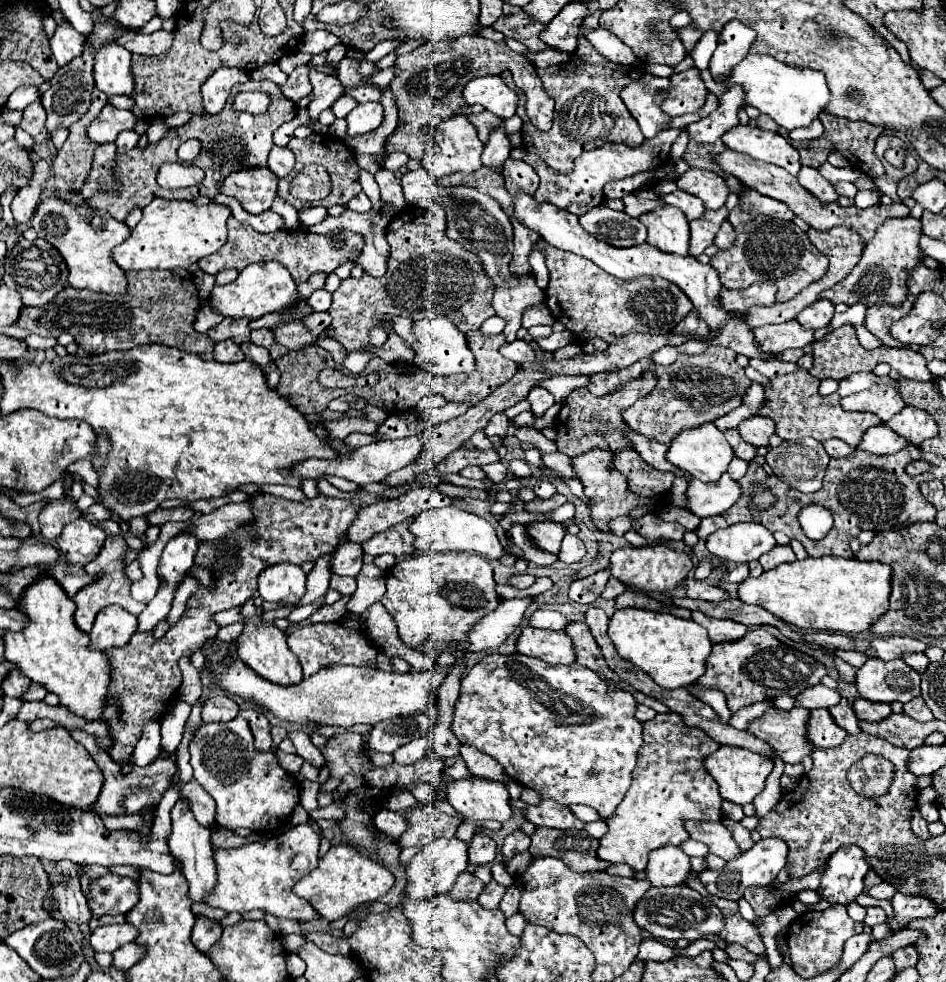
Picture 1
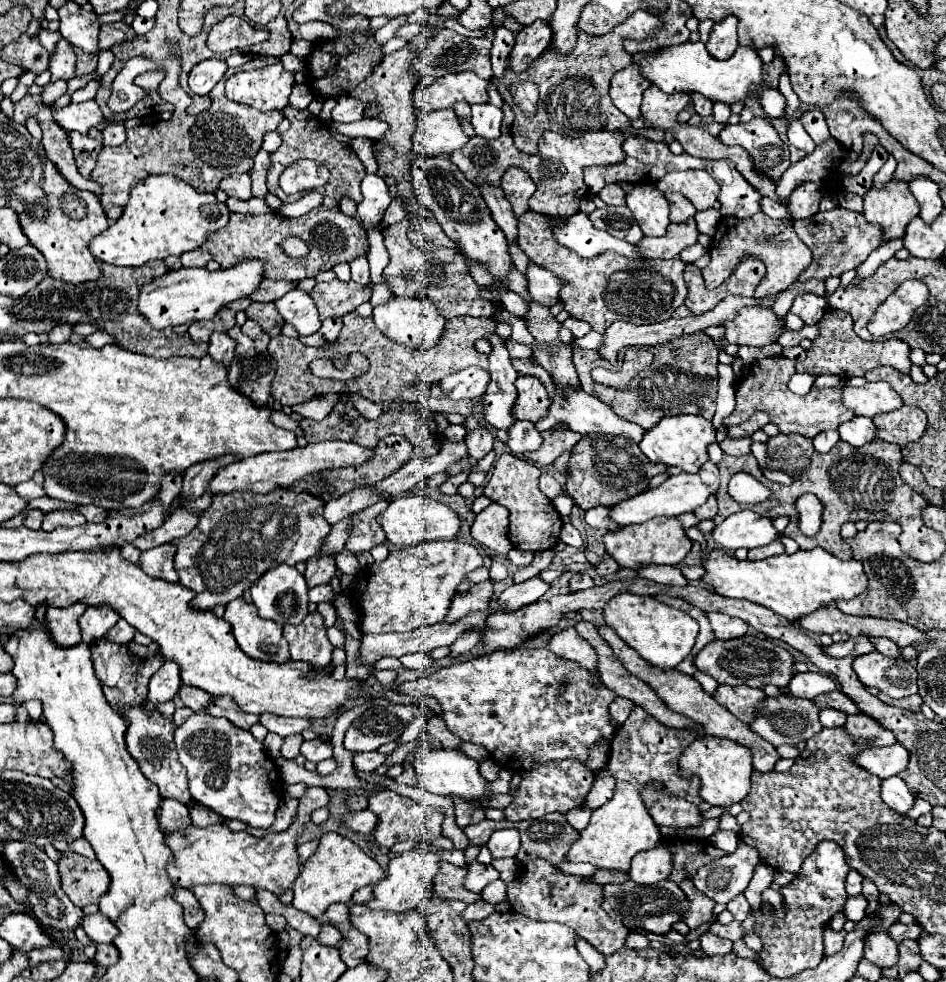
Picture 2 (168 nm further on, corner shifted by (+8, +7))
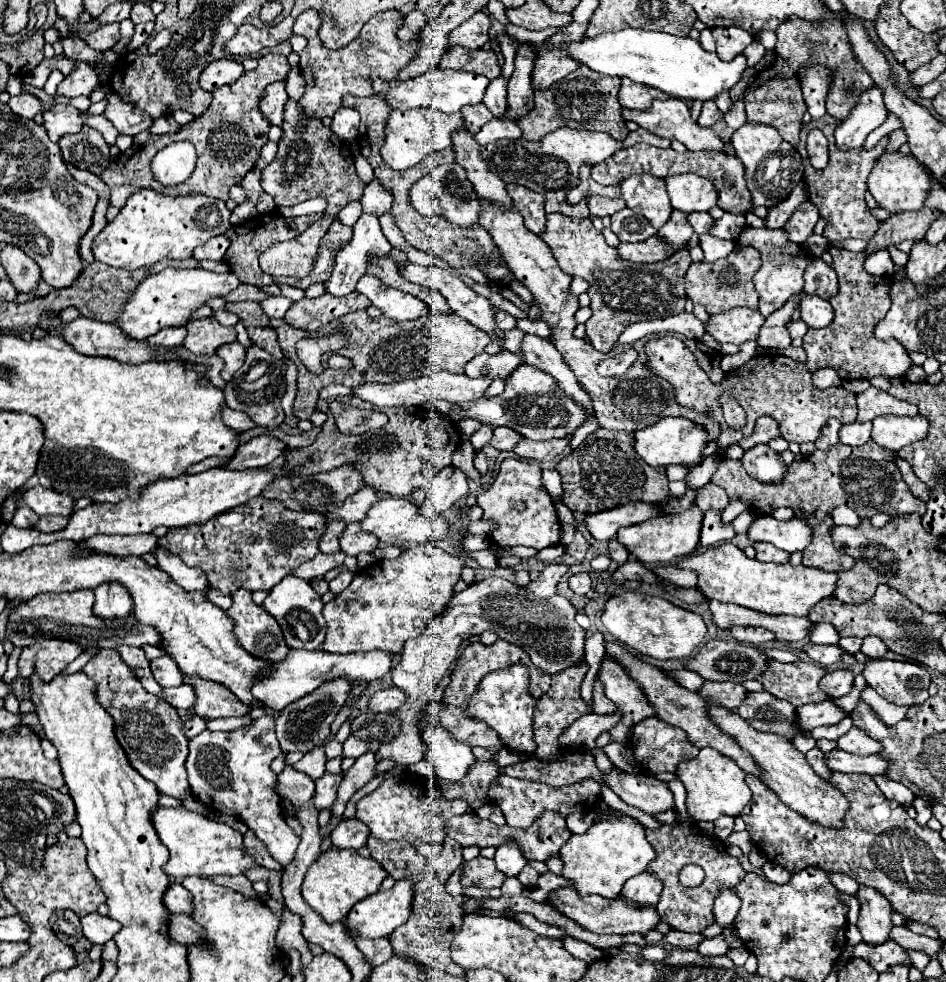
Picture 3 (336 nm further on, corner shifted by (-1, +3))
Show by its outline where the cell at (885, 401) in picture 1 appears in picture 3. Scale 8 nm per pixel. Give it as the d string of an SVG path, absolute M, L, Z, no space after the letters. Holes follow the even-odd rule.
M868 388L866 392L860 392L856 396L858 400L858 422L868 422L874 420L876 416L884 414L898 414L898 416L916 416L918 408L910 402L896 400L888 392L880 388Z

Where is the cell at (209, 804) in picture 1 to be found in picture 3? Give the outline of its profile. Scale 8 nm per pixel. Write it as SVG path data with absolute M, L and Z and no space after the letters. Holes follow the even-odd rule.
M100 650L86 666L84 672L96 682L98 700L108 708L116 720L116 736L124 752L128 752L130 764L150 782L156 784L160 794L184 800L190 794L188 774L186 774L186 756L188 756L188 738L184 734L184 722L166 700L160 700L144 692L136 674L120 660L116 650Z

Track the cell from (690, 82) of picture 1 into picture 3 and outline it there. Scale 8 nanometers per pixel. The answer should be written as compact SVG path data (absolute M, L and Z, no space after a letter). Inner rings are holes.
M668 98L668 100L654 100L652 106L648 108L648 112L640 112L640 110L628 110L624 108L622 114L626 120L636 122L638 126L642 126L644 130L658 134L660 138L668 138L668 140L678 140L682 144L686 144L688 150L692 152L720 152L720 154L730 154L726 152L724 142L718 138L718 134L710 128L700 128L692 118L690 118L690 108L686 106L684 100L678 98Z

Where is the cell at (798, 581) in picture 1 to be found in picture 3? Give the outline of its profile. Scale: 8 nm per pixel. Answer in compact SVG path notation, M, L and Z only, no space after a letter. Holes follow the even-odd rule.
M730 542L708 548L704 554L688 556L678 562L680 568L690 568L698 572L698 590L718 602L732 602L764 614L788 614L788 616L808 616L808 612L824 598L836 592L838 572L824 572L820 568L808 568L804 564L766 564L760 560L750 560L743 550Z

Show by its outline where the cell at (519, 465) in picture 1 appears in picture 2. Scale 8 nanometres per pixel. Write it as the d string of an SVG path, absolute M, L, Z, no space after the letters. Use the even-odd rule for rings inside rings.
M509 452L501 454L499 460L493 466L493 474L489 482L483 488L483 496L487 496L491 502L501 504L509 508L509 540L513 542L515 548L519 550L549 550L559 542L559 532L561 532L561 516L553 508L551 500L545 498L539 490L539 477L541 471L529 460L517 458Z

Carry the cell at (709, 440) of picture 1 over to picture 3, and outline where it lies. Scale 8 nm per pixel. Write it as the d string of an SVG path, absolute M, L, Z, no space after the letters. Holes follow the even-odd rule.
M662 418L654 426L648 426L644 430L636 432L634 450L638 456L656 468L666 468L670 464L686 464L686 466L698 466L704 458L704 448L708 446L708 432L686 418Z

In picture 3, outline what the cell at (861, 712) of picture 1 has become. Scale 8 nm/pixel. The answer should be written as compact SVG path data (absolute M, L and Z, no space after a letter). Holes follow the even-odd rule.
M832 698L818 702L818 704L806 704L798 708L798 722L804 732L810 732L816 726L830 726L840 722L844 716L848 716Z

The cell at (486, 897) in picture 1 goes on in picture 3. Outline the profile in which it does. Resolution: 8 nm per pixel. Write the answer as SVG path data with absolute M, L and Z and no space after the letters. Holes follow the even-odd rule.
M482 856L470 860L464 864L464 874L462 874L462 888L480 888L480 890L492 890L500 888L506 880L506 876L496 868L494 860L486 860Z

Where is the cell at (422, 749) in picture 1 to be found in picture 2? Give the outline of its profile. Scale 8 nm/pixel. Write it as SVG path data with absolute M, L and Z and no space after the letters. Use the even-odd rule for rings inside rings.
M367 752L367 754L355 754L353 756L353 766L355 770L361 770L361 772L373 772L377 766L381 766L385 762L387 754L381 754L381 752Z

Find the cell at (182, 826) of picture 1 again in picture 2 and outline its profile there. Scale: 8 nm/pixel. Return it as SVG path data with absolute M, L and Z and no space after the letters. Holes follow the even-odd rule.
M161 800L159 810L157 810L157 818L159 818L159 826L165 832L181 830L181 828L187 828L187 824L191 824L187 806L177 800Z

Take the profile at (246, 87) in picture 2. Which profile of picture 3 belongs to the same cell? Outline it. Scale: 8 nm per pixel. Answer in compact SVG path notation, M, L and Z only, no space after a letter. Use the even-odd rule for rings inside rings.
M280 80L276 84L268 84L268 88L264 88L264 96L260 96L260 112L270 120L270 124L280 126L284 120L286 102L288 102L286 82Z

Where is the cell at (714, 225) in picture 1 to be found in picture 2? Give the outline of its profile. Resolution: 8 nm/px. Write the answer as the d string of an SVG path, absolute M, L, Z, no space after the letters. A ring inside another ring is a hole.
M689 220L687 224L669 224L665 236L643 236L635 246L643 258L675 258L683 248L695 244L697 236L695 220Z

